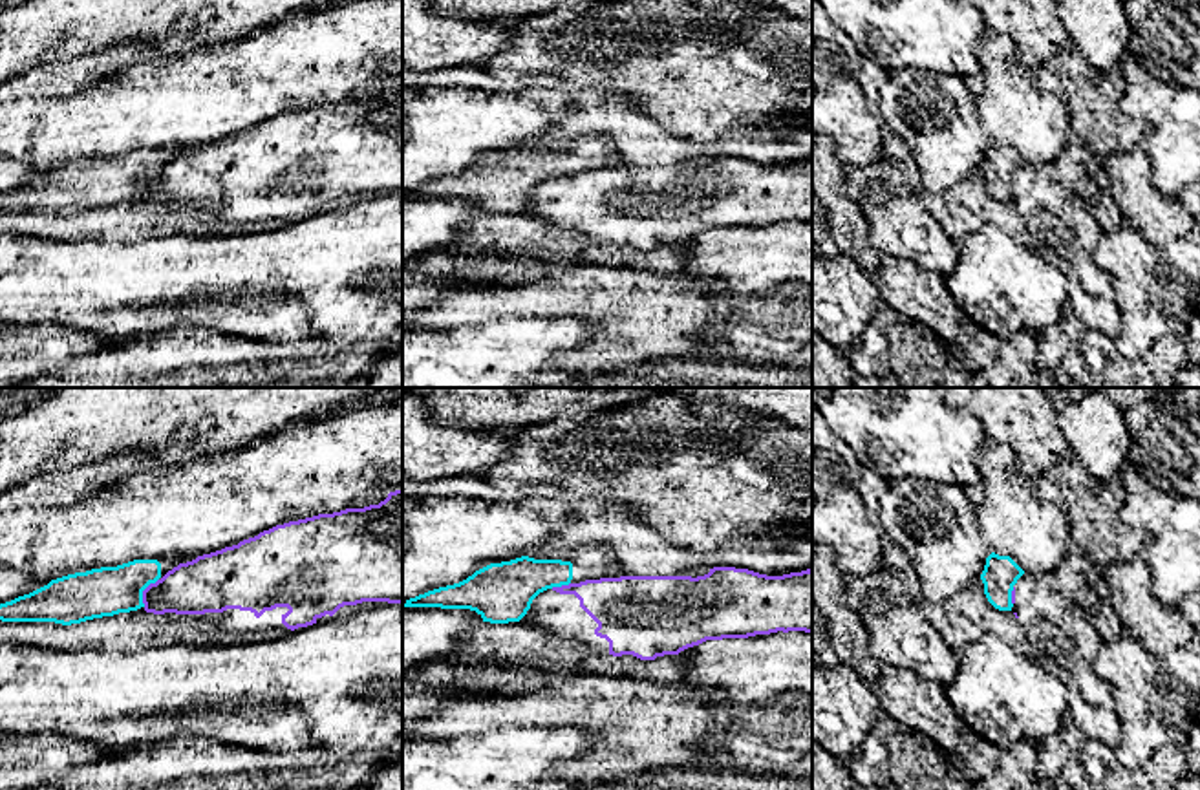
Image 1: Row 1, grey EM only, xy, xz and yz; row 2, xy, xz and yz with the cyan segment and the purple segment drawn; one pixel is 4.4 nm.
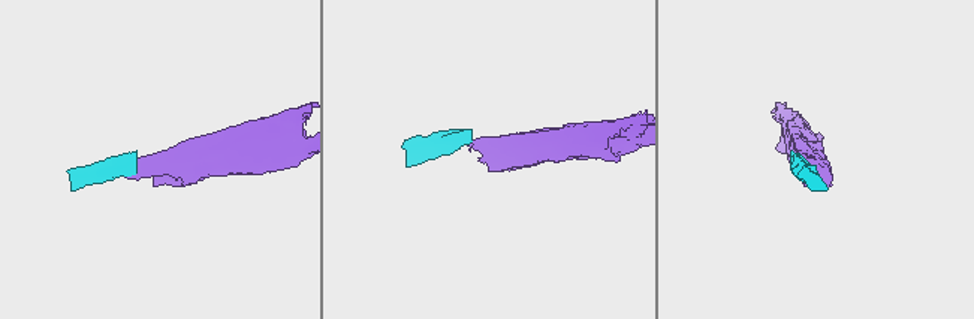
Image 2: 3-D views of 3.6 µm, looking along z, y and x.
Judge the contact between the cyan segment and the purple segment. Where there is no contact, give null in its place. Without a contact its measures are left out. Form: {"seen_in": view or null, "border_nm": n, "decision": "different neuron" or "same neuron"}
{"seen_in": "xy", "border_nm": 140, "decision": "different neuron"}

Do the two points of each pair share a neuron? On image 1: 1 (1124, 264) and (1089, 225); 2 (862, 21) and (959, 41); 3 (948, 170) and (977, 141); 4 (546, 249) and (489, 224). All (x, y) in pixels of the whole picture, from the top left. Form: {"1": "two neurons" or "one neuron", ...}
{"1": "two neurons", "2": "one neuron", "3": "one neuron", "4": "one neuron"}

